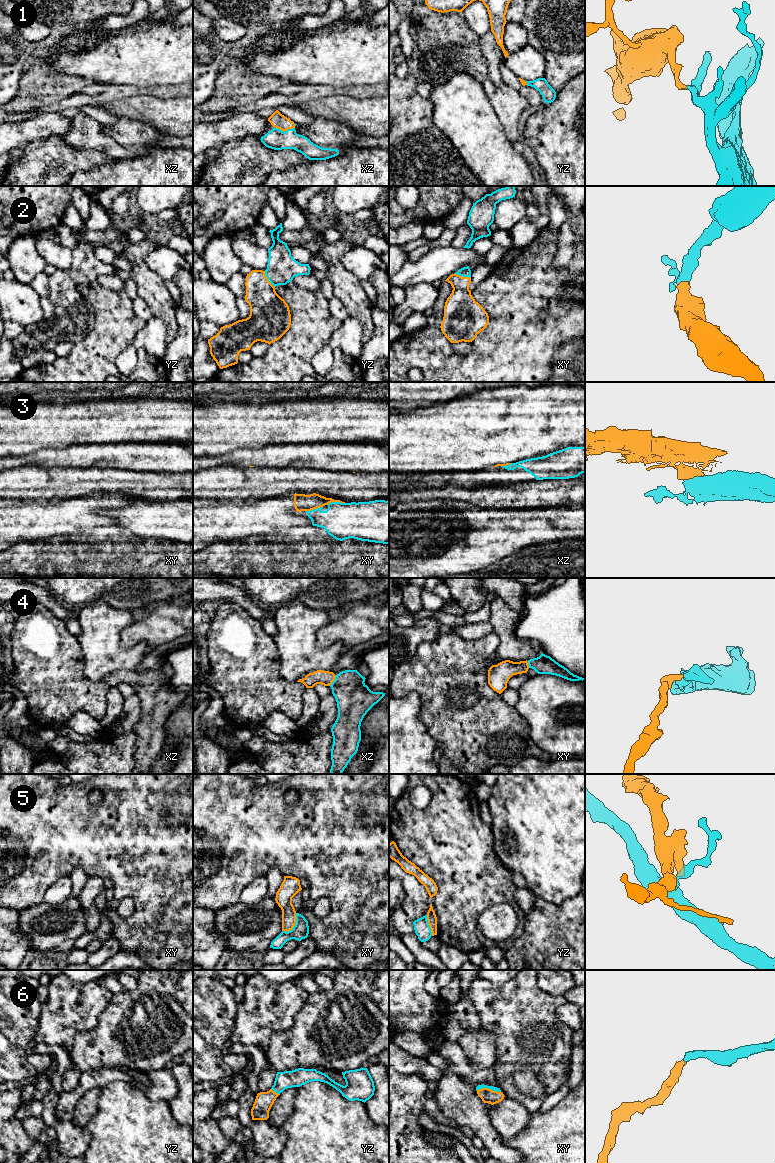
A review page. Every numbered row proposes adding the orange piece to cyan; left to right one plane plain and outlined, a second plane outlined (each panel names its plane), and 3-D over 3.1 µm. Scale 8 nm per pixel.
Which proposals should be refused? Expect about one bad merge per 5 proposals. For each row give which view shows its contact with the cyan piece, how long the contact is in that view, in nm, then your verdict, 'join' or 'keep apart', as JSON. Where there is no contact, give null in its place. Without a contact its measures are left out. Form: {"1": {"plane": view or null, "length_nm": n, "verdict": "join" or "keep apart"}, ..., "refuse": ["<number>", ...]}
{"1": {"plane": "xz", "length_nm": 170, "verdict": "join"}, "2": {"plane": "yz", "length_nm": 160, "verdict": "join"}, "3": {"plane": "xy", "length_nm": 140, "verdict": "keep apart"}, "4": {"plane": "xz", "length_nm": 110, "verdict": "join"}, "5": {"plane": "xy", "length_nm": 190, "verdict": "keep apart"}, "6": {"plane": "xy", "length_nm": 200, "verdict": "join"}, "refuse": ["3", "5"]}

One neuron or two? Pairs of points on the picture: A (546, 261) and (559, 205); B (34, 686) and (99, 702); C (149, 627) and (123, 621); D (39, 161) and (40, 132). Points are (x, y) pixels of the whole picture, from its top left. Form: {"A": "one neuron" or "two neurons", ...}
{"A": "two neurons", "B": "one neuron", "C": "two neurons", "D": "two neurons"}

